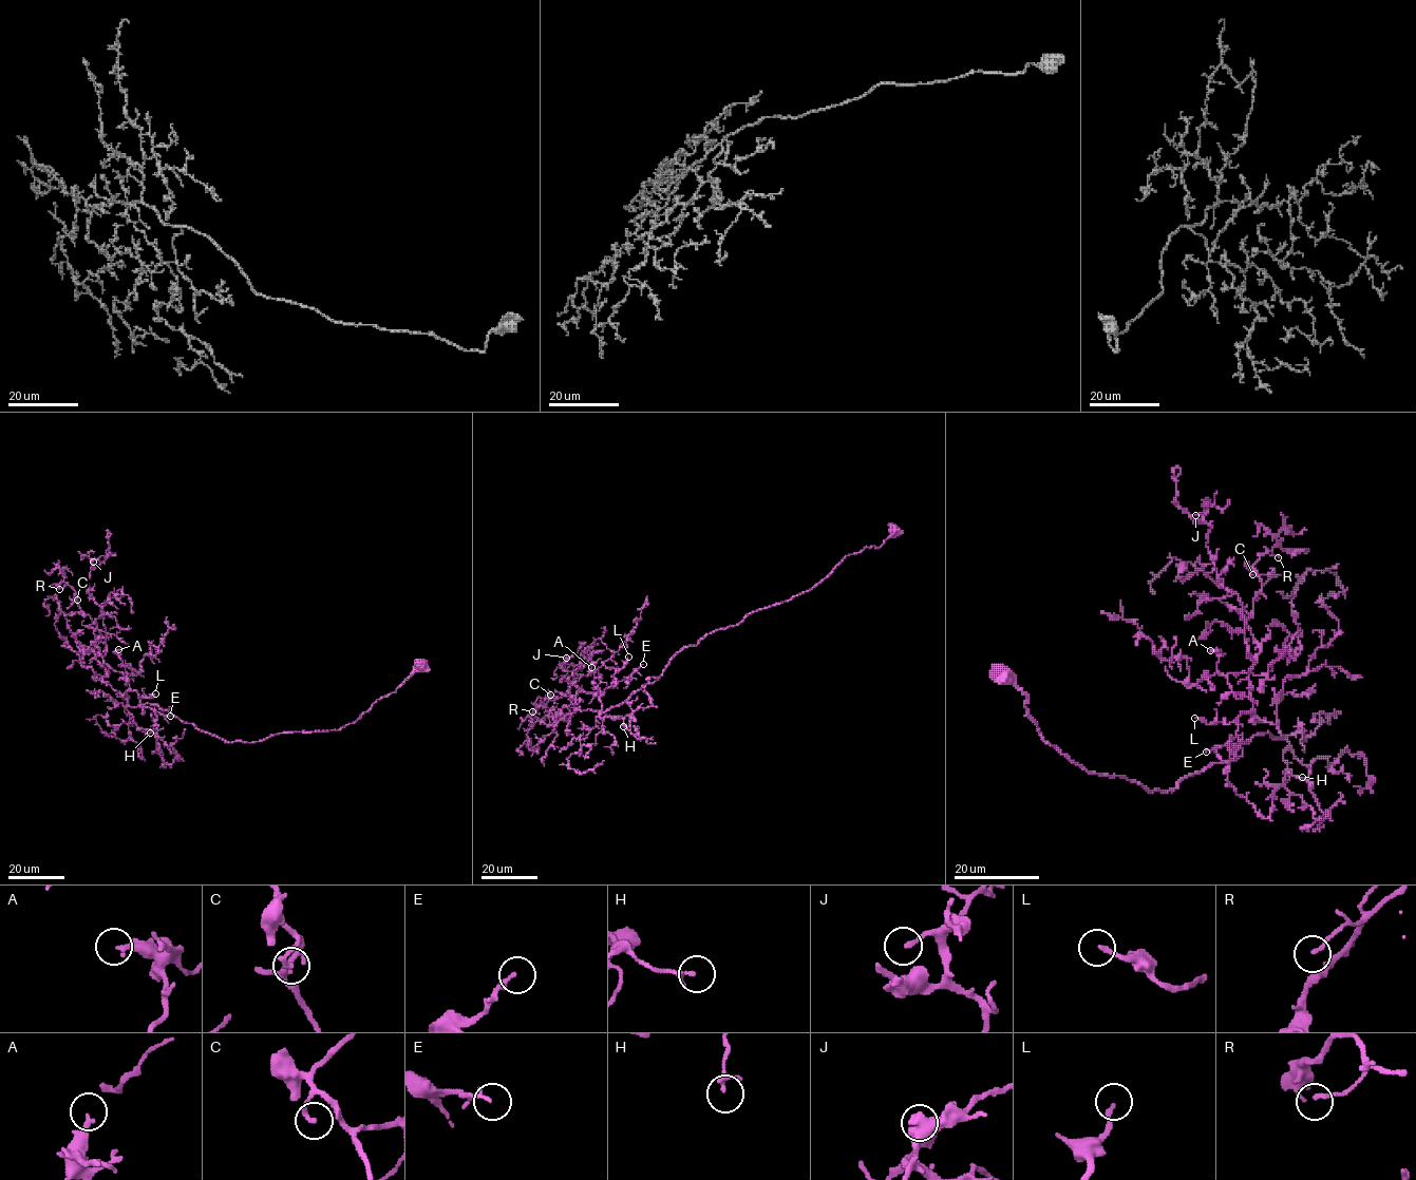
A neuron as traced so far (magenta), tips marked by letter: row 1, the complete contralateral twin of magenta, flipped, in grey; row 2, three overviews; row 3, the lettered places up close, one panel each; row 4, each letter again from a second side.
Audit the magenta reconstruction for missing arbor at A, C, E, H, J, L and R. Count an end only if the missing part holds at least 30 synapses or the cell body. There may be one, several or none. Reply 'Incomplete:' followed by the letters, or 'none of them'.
Incomplete: E, J, L

